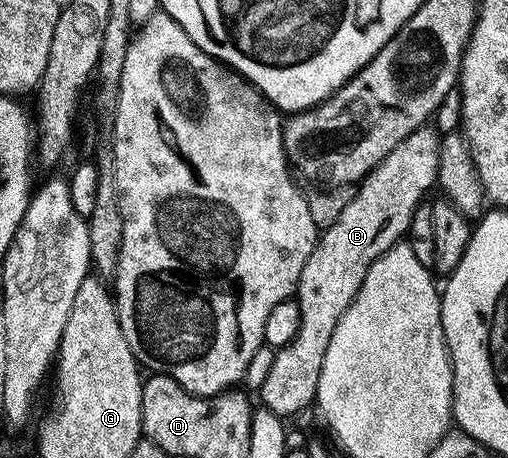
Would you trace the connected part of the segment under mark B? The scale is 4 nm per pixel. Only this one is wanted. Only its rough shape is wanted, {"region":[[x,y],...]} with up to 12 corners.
{"region":[[439,133],[408,134],[321,229],[298,332],[261,407],[315,403],[324,354],[372,262],[438,183]]}

